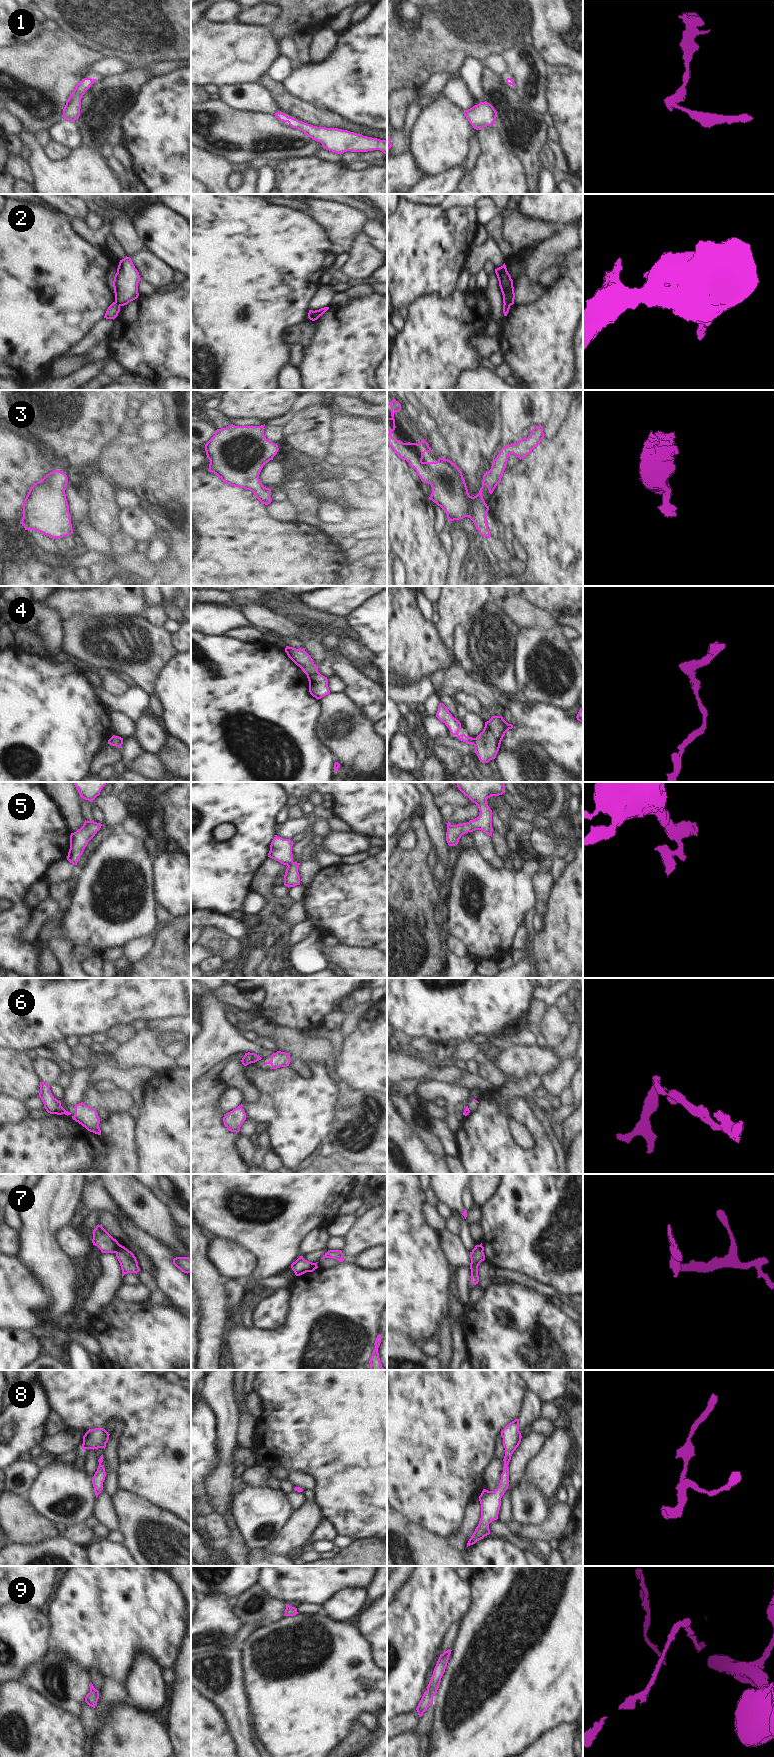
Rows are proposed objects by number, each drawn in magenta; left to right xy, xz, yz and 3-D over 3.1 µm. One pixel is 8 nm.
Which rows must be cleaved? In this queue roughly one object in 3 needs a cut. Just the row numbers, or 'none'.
2, 4, 6, 7

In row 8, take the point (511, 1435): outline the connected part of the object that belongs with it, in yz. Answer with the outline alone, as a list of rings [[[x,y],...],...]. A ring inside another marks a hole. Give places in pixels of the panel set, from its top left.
[[[519,1419],[510,1422],[502,1431],[503,1446],[505,1448],[504,1466],[501,1474],[499,1487],[495,1491],[483,1489],[479,1496],[481,1504],[481,1518],[473,1535],[467,1543],[467,1547],[475,1544],[490,1534],[489,1524],[498,1519],[501,1506],[501,1498],[509,1486],[509,1462],[511,1456],[521,1442],[521,1433],[519,1431]]]

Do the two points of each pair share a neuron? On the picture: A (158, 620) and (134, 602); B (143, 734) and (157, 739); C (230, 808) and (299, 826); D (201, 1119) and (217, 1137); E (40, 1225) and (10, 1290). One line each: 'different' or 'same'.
A: different
B: same
C: different
D: same
E: different

